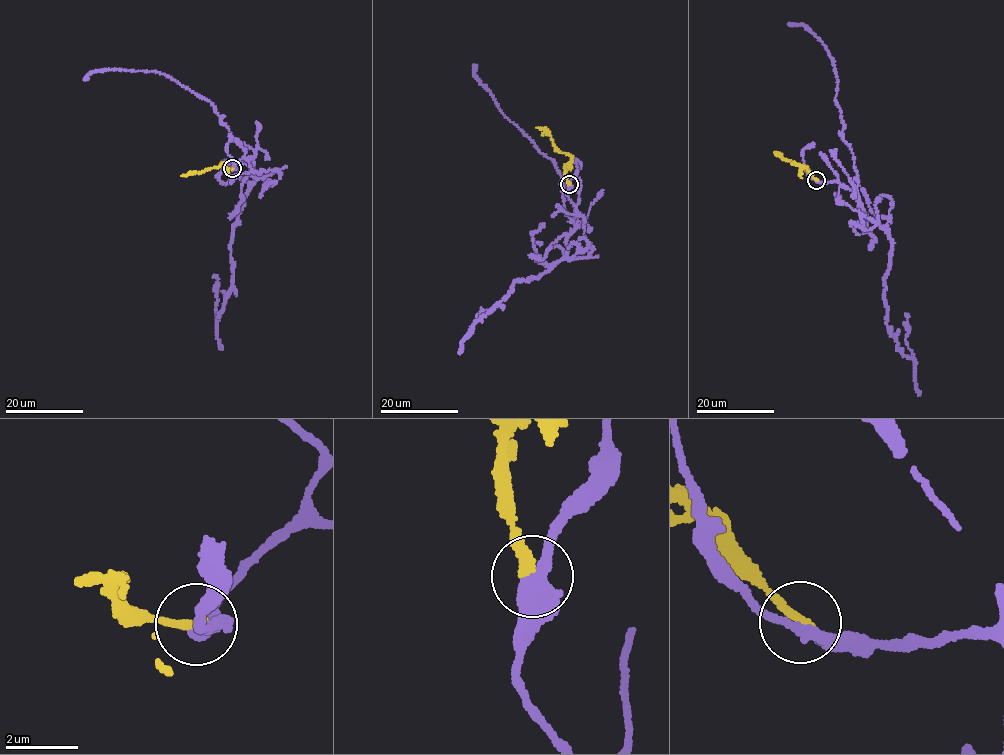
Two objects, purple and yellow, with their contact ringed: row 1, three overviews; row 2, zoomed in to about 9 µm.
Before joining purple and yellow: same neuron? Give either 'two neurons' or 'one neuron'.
two neurons

